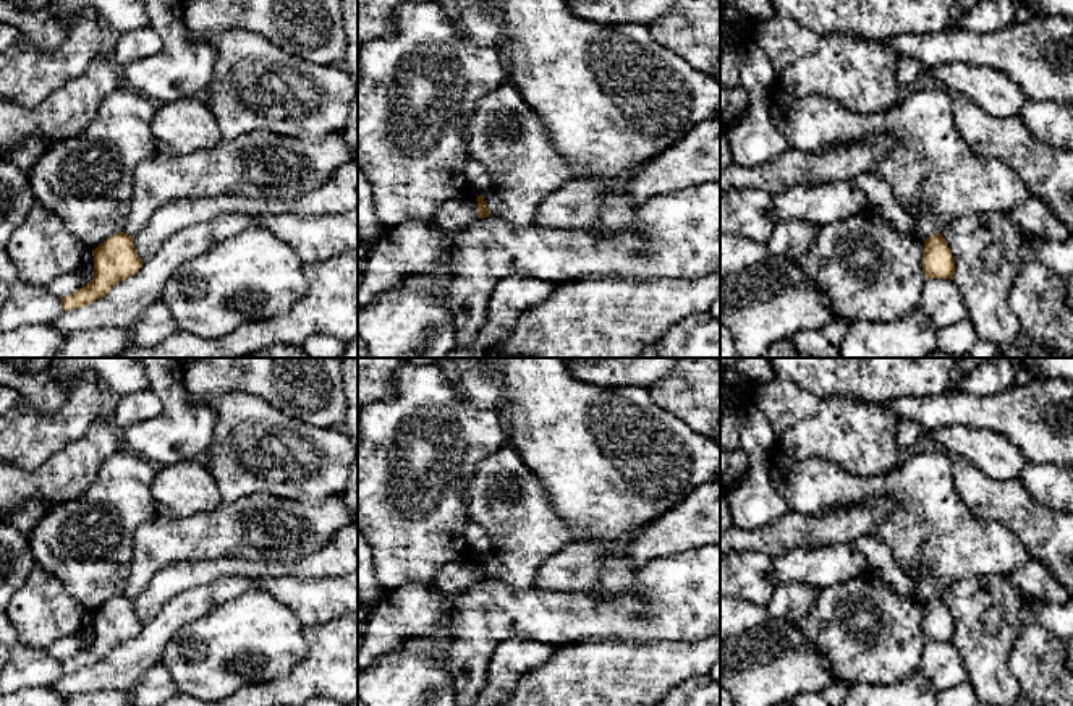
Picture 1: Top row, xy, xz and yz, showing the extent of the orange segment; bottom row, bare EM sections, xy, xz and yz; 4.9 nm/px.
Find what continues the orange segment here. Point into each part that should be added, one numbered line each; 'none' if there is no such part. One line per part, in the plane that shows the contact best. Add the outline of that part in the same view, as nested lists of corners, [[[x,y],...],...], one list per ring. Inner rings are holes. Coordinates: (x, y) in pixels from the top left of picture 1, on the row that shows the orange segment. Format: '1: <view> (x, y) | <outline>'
none

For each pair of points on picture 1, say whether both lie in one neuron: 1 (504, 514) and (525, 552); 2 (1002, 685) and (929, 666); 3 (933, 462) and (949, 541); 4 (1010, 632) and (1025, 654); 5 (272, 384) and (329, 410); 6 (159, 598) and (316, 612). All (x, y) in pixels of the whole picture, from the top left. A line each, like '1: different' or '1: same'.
1: same
2: different
3: same
4: different
5: same
6: different

